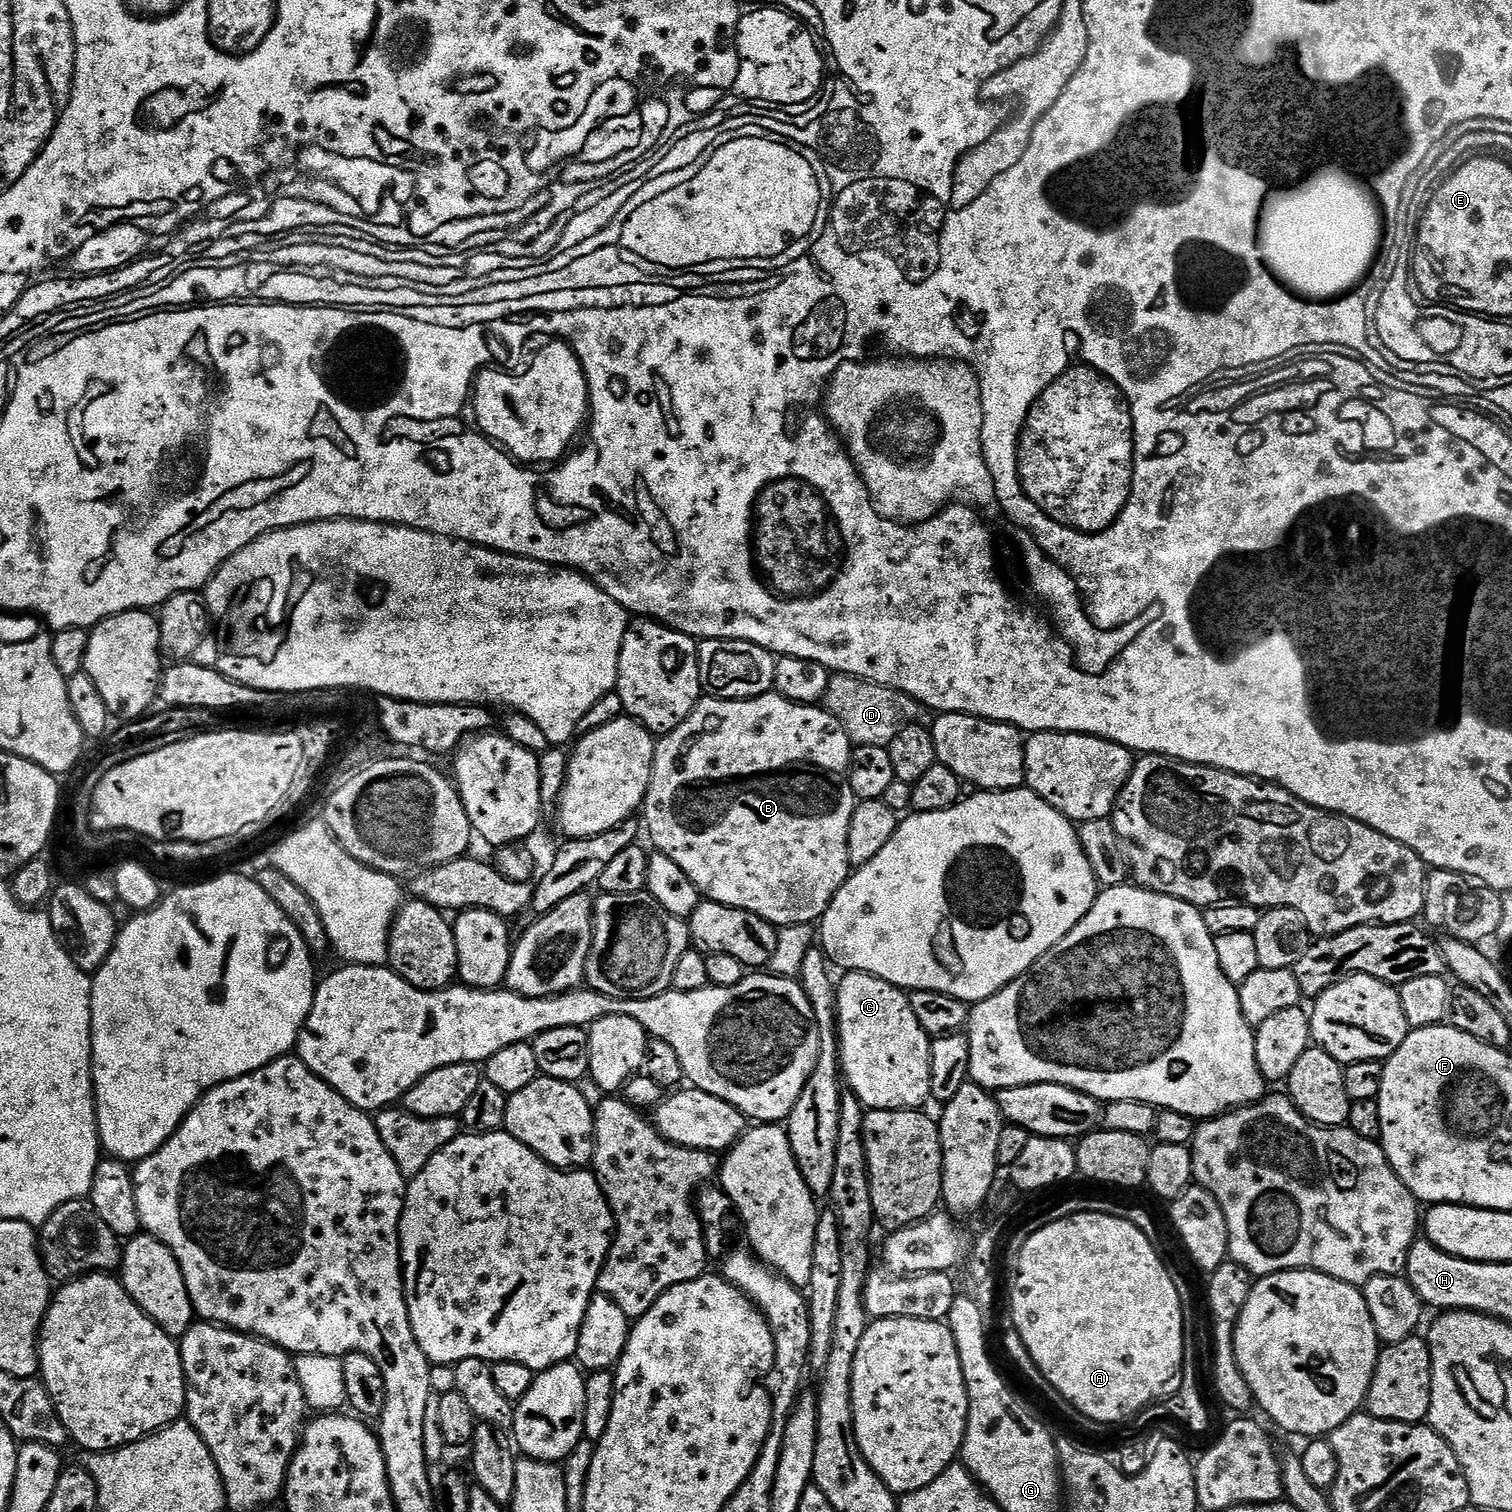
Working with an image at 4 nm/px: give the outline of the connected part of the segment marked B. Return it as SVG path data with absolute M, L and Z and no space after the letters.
M775 691L767 692L765 696L755 696L749 700L701 699L696 708L677 728L672 732L659 737L656 753L654 754L654 762L652 763L652 781L650 782L648 793L646 794L646 798L642 805L642 824L646 829L646 836L649 836L649 838L652 839L652 844L656 847L653 849L655 849L659 855L670 858L670 862L677 864L682 870L682 874L686 874L686 878L690 878L690 882L694 882L694 886L699 890L701 897L703 897L704 900L713 900L722 906L746 910L750 914L762 918L777 929L785 928L786 926L794 926L795 924L815 925L818 918L823 916L824 911L830 906L834 894L838 894L838 890L846 883L850 875L850 865L848 862L848 835L850 834L850 818L854 814L854 810L858 803L854 790L850 786L850 778L848 777L848 767L852 761L853 747L852 739L846 734L844 727L842 727L842 725L840 725L823 707L813 706L811 704L796 704L793 700L787 700L784 696L777 696Z

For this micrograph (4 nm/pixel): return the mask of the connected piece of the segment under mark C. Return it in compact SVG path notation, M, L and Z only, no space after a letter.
M865 972L843 973L836 985L836 1023L838 1025L838 1039L840 1042L840 1066L843 1079L847 1087L859 1098L868 1110L920 1110L925 1107L924 1103L932 1100L930 1090L930 1050L932 1049L933 1037L926 1030L922 1030L922 1022L918 1022L914 1010L910 1010L908 1001L909 993L903 988L895 988L890 982L880 980L877 976L871 976Z

